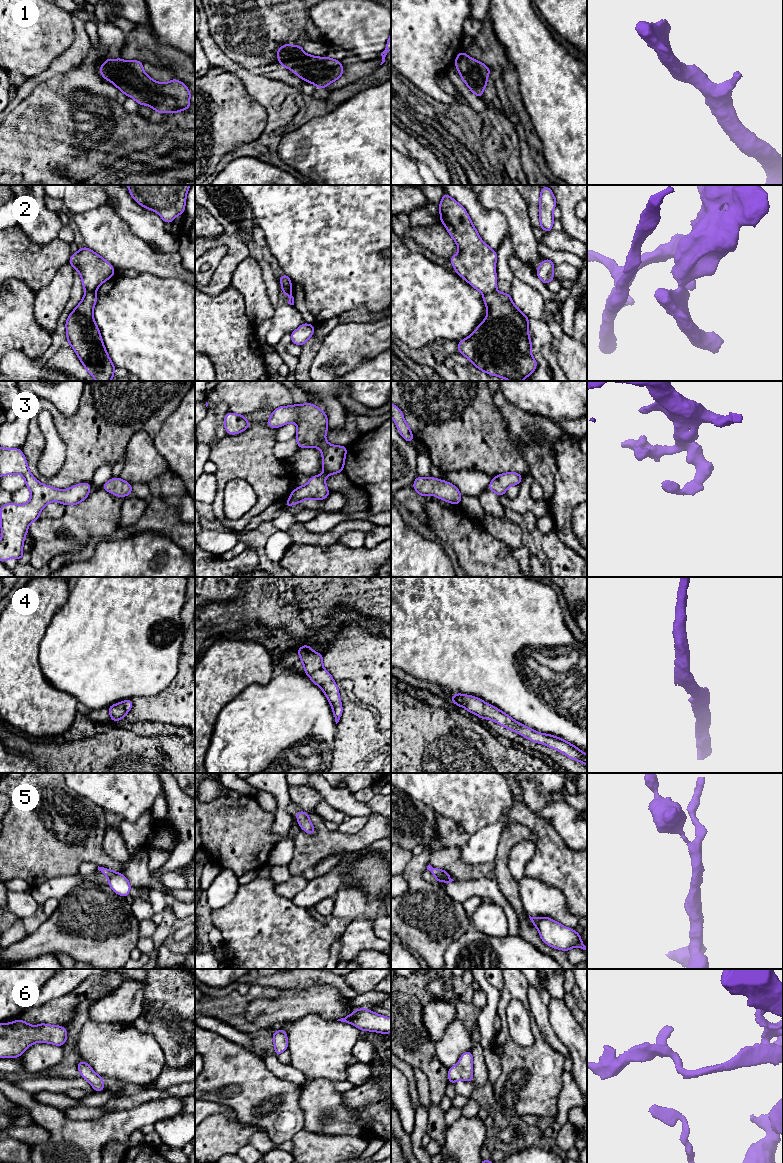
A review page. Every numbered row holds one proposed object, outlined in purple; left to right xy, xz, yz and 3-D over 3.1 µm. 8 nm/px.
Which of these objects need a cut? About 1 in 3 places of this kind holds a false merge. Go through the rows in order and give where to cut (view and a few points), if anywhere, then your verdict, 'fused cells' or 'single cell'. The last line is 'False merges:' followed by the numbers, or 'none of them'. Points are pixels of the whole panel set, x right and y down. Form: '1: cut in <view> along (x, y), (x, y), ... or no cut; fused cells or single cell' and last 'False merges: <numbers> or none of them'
1: no cut; single cell
2: cut in yz along (496, 290), (483, 294); fused cells
3: no cut; single cell
4: no cut; single cell
5: no cut; single cell
6: no cut; single cell
False merges: 2

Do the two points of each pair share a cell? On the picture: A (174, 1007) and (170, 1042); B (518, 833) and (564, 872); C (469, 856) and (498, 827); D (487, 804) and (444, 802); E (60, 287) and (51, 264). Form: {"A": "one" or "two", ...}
{"A": "one", "B": "two", "C": "one", "D": "one", "E": "two"}

